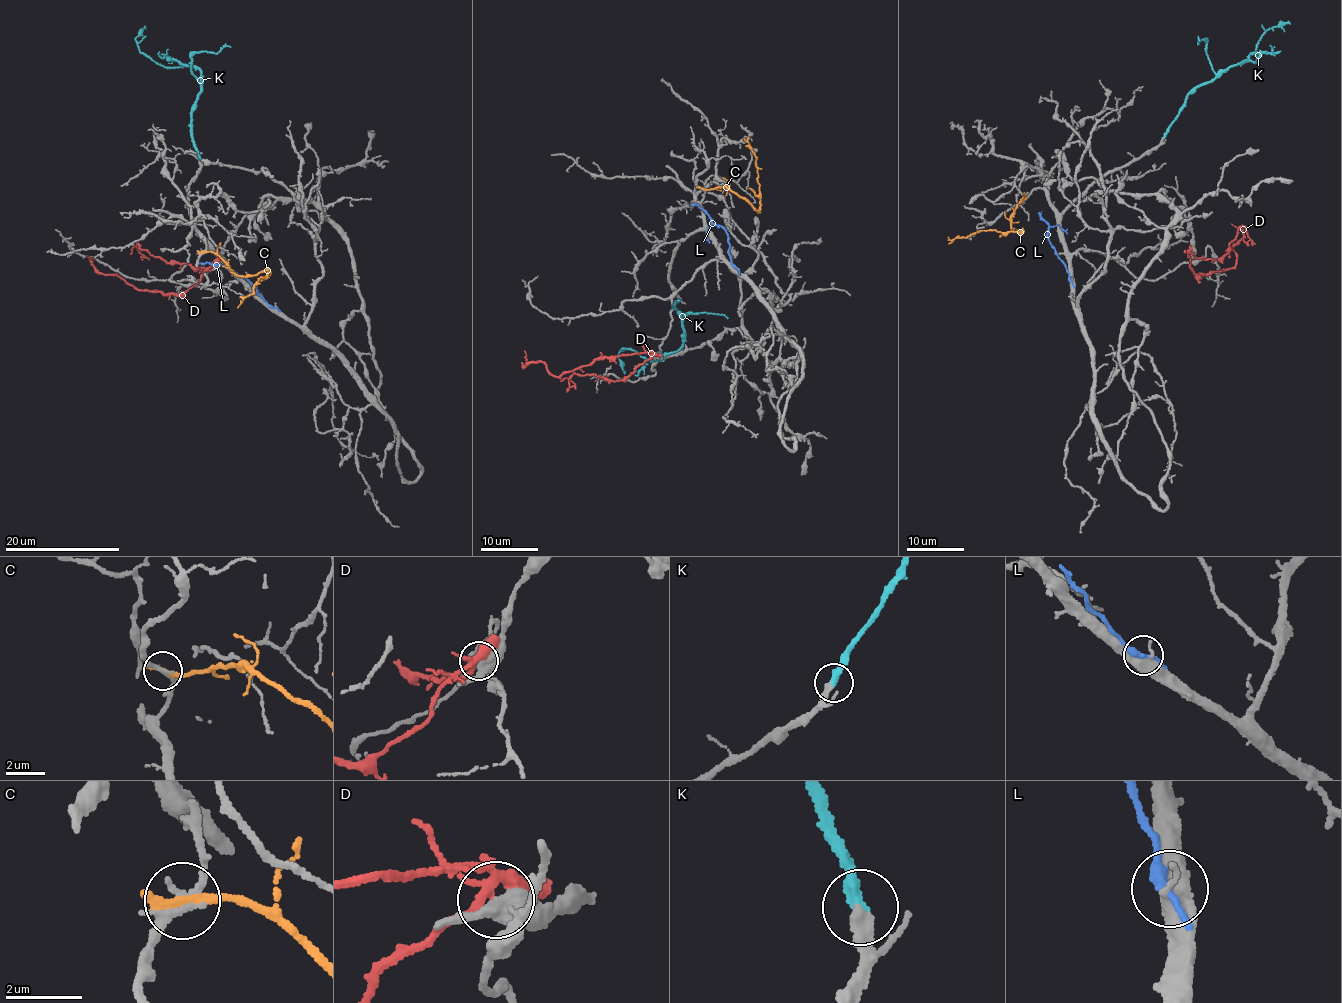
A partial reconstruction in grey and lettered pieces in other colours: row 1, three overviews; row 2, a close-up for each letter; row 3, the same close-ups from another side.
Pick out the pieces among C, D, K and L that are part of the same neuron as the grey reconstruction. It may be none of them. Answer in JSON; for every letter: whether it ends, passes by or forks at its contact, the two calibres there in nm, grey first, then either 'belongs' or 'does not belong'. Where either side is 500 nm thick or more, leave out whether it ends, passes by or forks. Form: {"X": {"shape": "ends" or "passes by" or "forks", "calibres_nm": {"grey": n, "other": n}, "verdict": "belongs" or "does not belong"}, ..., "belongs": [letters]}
{"C": {"shape": "ends", "calibres_nm": {"grey": 240, "other": 340}, "verdict": "does not belong"}, "D": {"shape": "forks", "calibres_nm": {"grey": 400, "other": 220}, "verdict": "does not belong"}, "K": {"shape": "ends", "calibres_nm": {"grey": 360, "other": 320}, "verdict": "belongs"}, "L": {"calibres_nm": {"grey": 600, "other": 240}, "verdict": "does not belong"}, "belongs": ["K"]}

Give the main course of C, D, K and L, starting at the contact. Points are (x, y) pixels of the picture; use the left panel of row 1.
C: (203, 251), (218, 254), (234, 273), (242, 276), (268, 272), (255, 282), (250, 294), (238, 307)
D: (214, 264), (197, 283), (181, 293), (165, 294), (139, 290), (115, 274), (97, 272), (91, 258), (86, 257)
K: (200, 159), (191, 118), (203, 77), (199, 70), (164, 67), (141, 51), (135, 38), (145, 29)
L: (273, 307), (240, 276), (228, 268), (200, 261)

